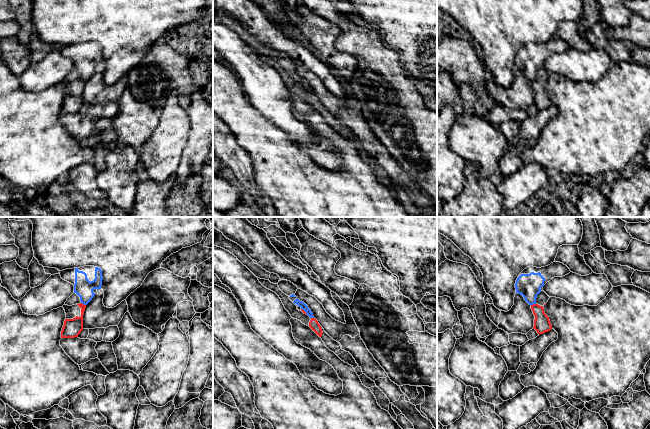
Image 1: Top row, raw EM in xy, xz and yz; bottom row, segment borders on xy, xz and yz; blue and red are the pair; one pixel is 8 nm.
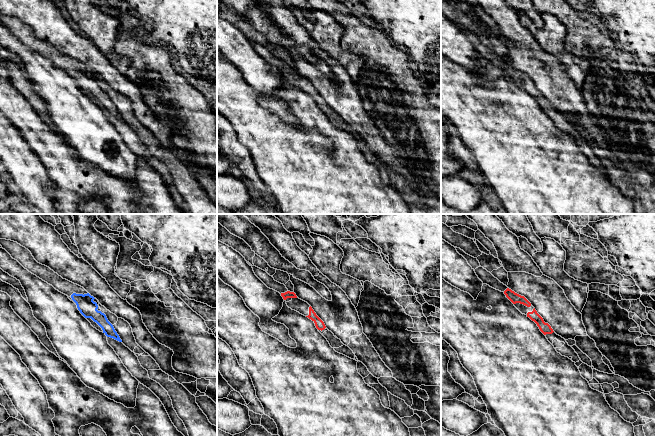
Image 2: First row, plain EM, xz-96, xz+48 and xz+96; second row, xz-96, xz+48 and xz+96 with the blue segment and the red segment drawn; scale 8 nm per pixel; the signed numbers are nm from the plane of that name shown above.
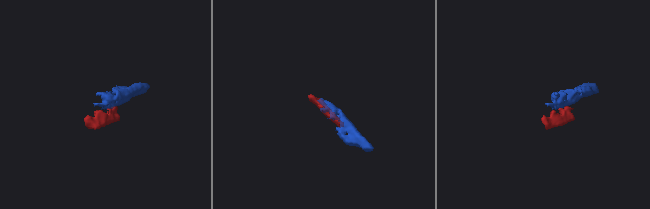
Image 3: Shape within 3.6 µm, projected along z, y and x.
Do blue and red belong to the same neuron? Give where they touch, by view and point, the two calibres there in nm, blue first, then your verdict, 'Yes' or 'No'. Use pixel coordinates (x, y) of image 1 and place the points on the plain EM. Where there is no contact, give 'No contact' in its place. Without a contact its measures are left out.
Touches blue at xy (83, 79). Thickness 150 nm (blue) against 150 nm. No

